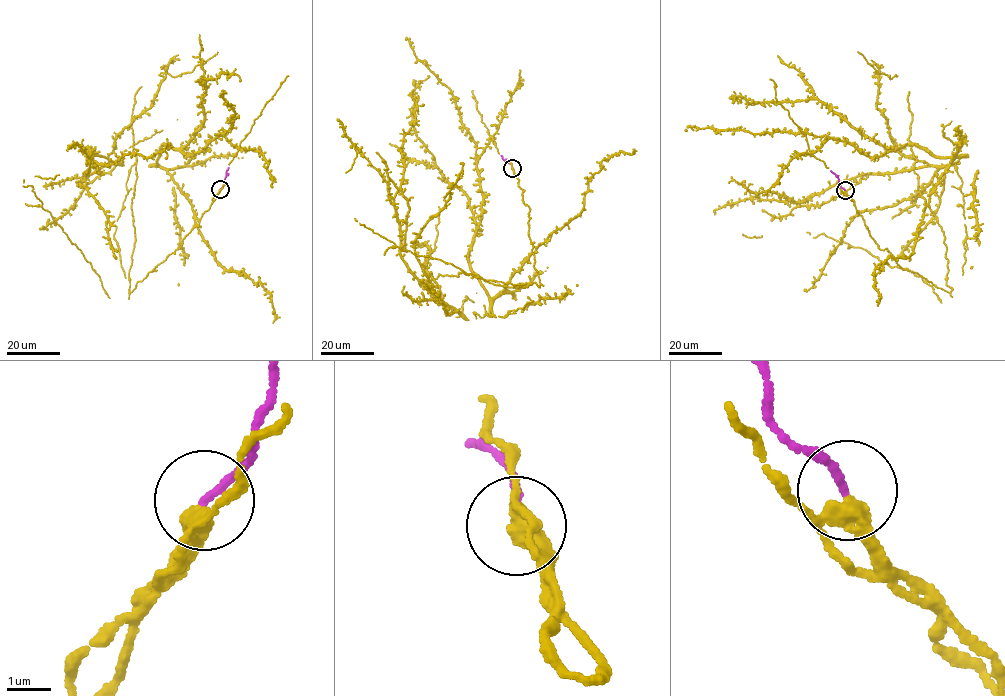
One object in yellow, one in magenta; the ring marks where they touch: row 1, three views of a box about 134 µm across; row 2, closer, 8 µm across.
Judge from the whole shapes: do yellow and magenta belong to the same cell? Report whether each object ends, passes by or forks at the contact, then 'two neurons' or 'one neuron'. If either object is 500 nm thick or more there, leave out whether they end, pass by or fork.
yellow forks there; magenta ends there; one neuron

